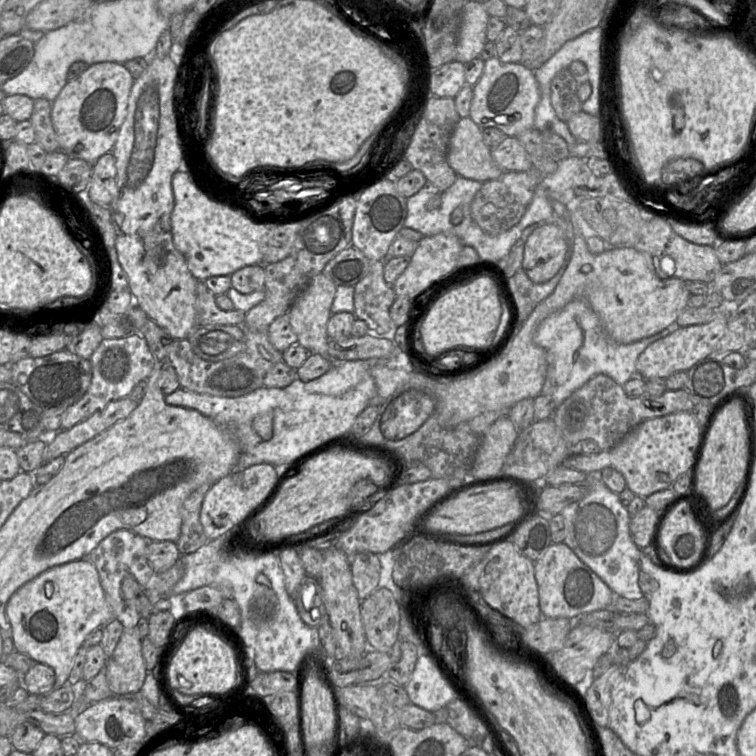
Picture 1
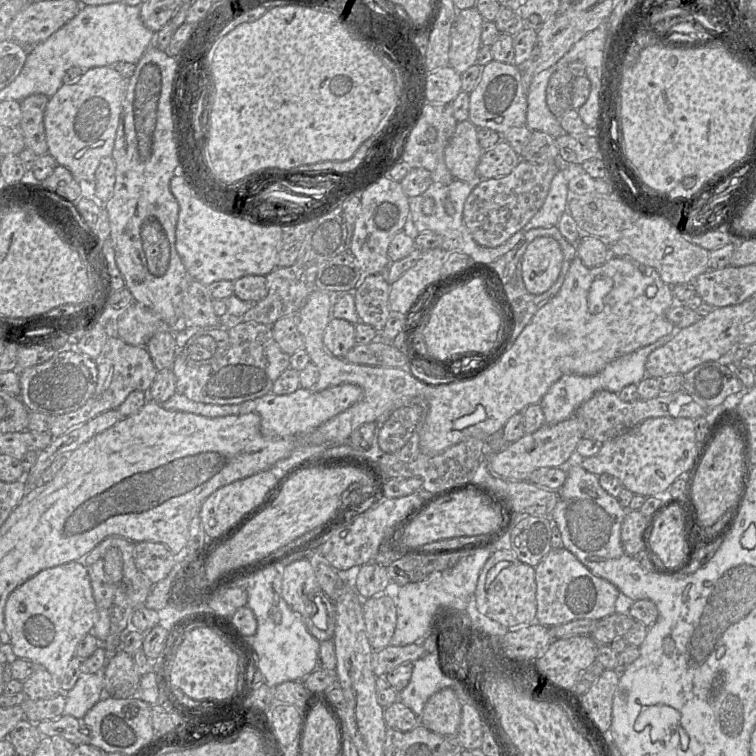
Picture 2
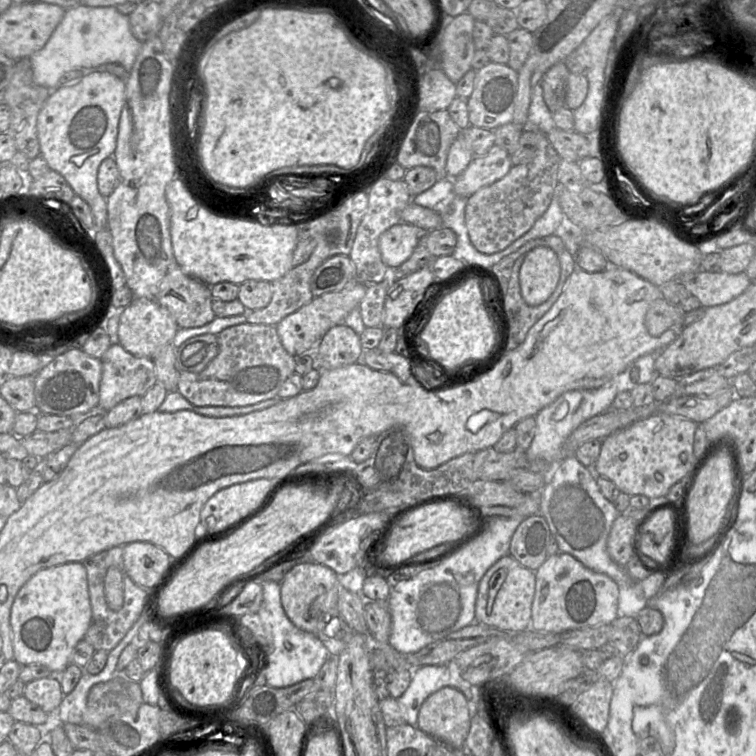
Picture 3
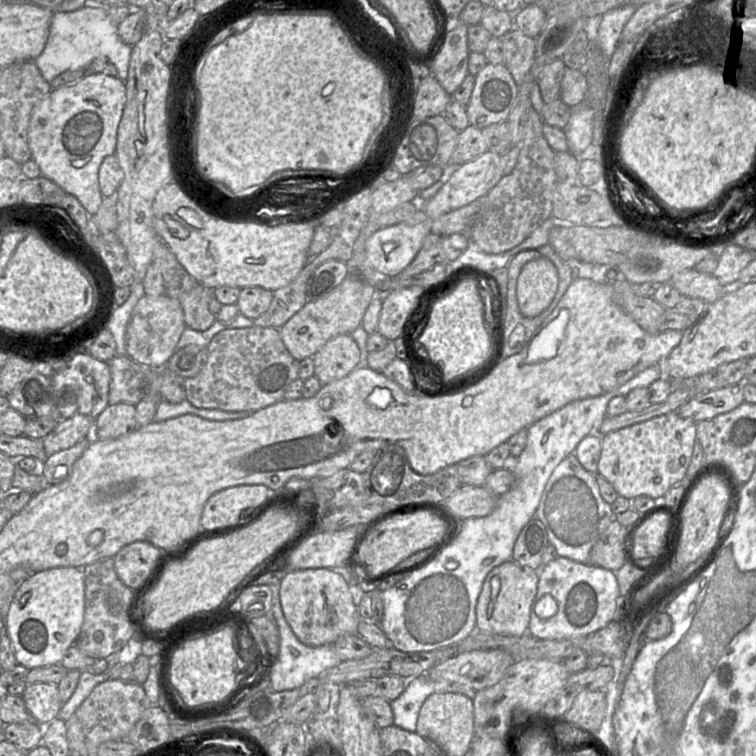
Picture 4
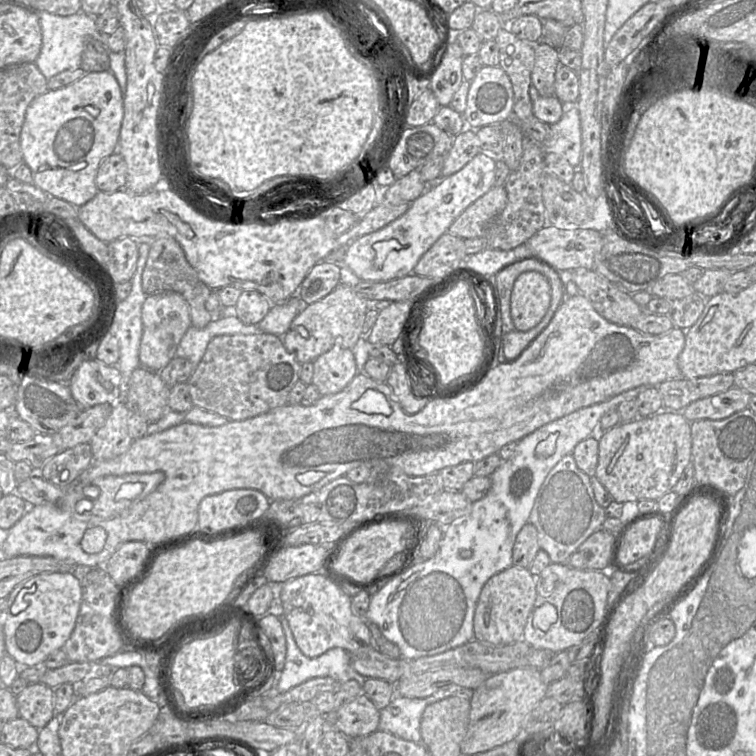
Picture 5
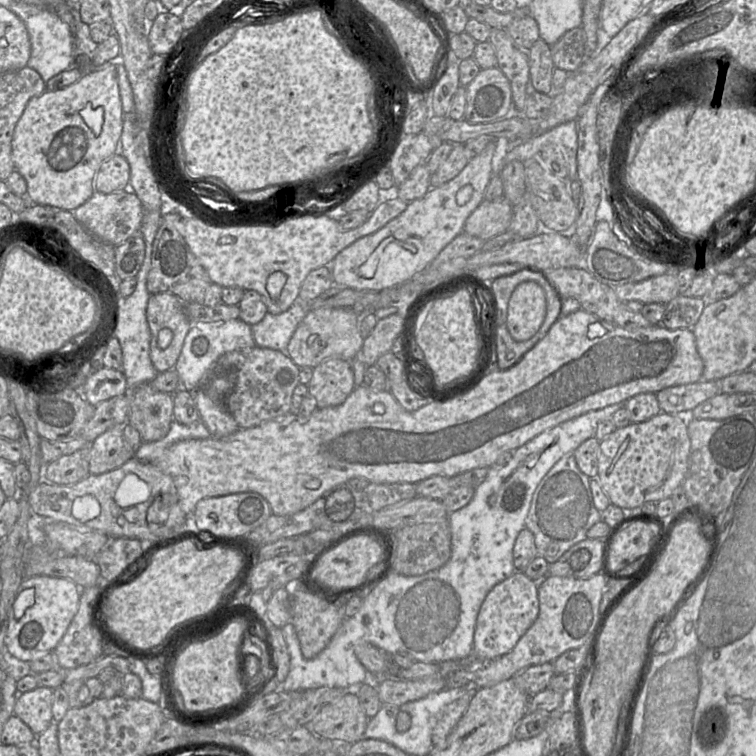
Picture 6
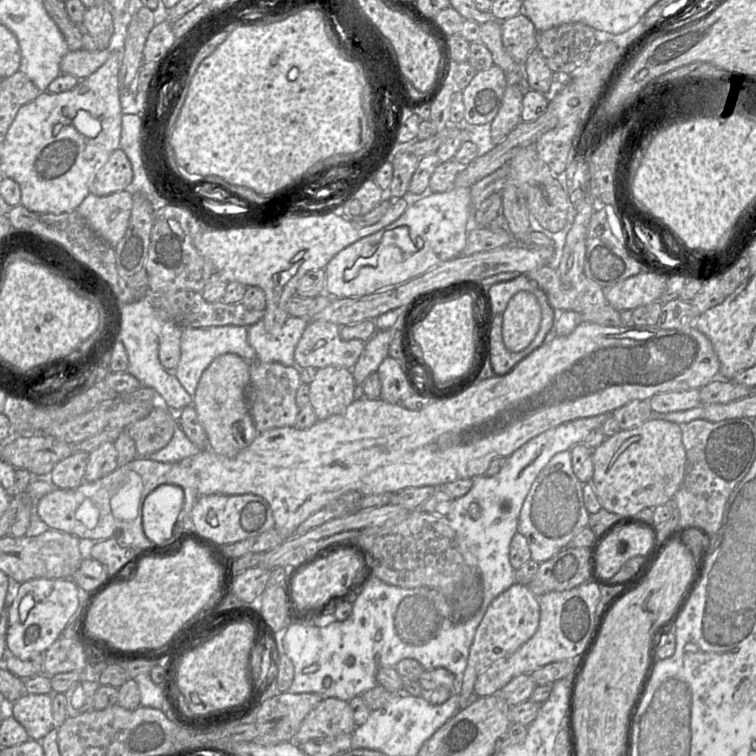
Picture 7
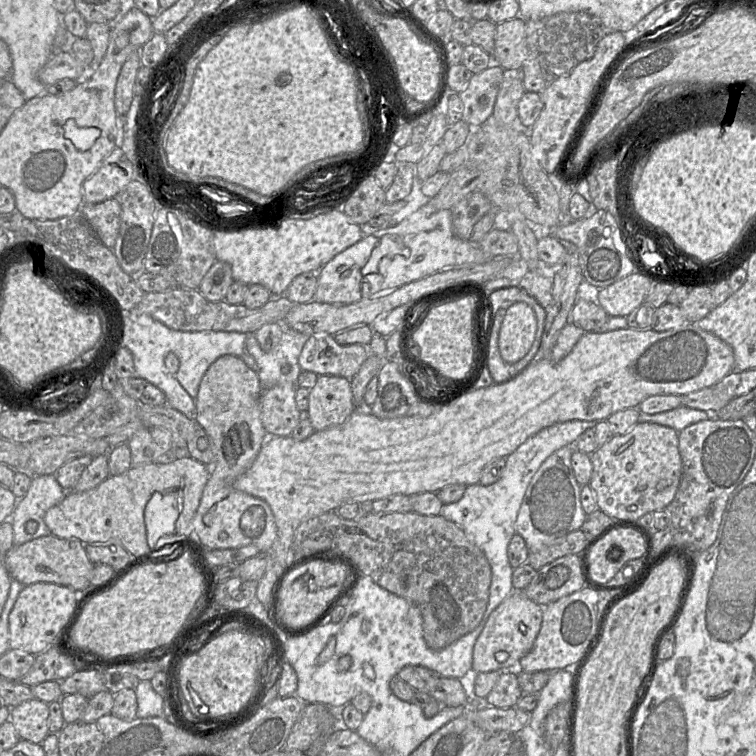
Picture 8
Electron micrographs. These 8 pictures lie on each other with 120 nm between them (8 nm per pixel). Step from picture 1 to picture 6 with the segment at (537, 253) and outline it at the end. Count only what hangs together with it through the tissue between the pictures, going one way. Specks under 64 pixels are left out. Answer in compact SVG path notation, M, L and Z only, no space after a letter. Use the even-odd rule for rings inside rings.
M525 281L513 291L507 309L506 327L513 340L524 342L532 338L546 317L546 297L542 287Z

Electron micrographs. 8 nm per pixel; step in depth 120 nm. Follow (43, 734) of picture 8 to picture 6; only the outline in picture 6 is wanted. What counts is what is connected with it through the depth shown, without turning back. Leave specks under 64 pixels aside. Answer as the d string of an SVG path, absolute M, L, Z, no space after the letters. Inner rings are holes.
M46 686L19 694L14 706L14 715L26 723L36 736L43 733L53 721L53 691Z

